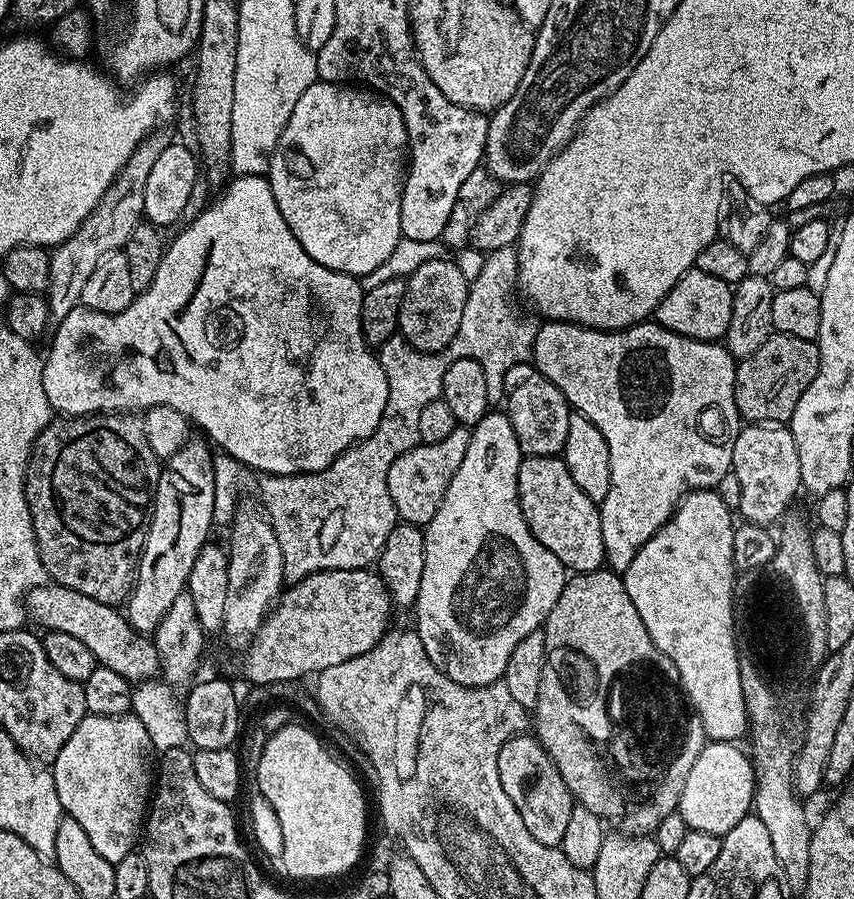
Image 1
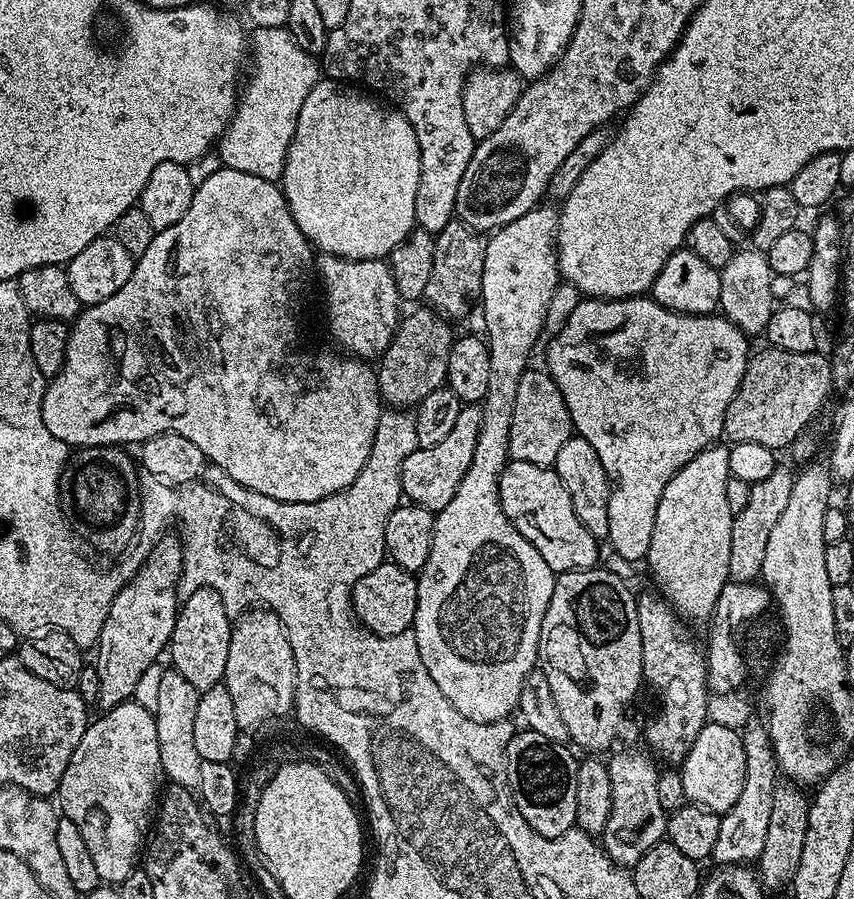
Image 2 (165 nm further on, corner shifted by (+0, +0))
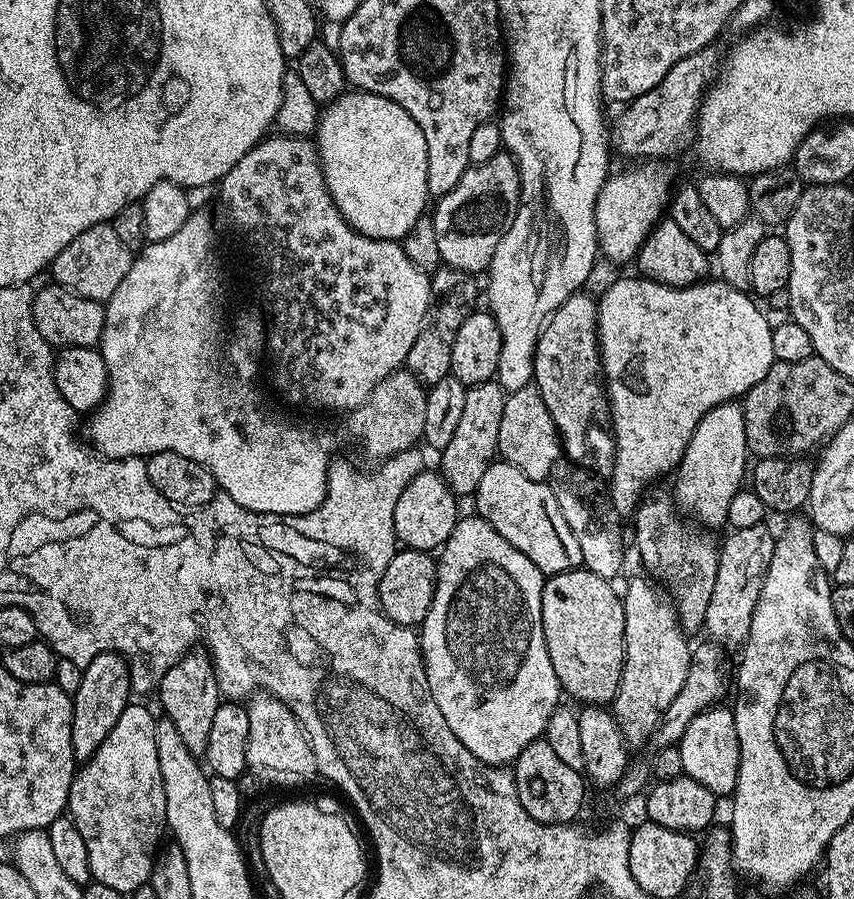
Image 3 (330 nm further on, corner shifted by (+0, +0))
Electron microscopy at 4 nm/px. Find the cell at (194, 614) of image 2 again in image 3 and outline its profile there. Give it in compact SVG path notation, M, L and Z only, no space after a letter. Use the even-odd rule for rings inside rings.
M189 654L181 658L160 680L158 697L164 707L163 715L170 722L174 722L174 730L186 742L186 750L197 758L203 757L206 742L210 740L210 725L214 723L214 714L222 702L220 687L212 669L211 659L207 655Z

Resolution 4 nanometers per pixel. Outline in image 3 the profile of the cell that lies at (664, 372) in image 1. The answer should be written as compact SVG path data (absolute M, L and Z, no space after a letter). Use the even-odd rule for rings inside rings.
M636 274L627 276L618 279L610 289L601 294L596 305L596 337L600 343L600 369L604 371L604 389L608 392L608 409L612 415L612 436L616 440L616 457L610 477L610 483L612 483L610 503L612 509L622 518L631 517L640 504L640 497L648 491L650 486L659 481L656 480L659 476L666 475L671 468L672 471L679 469L680 459L684 456L686 446L694 430L698 430L698 422L702 422L702 418L706 418L706 414L714 410L714 406L744 397L752 387L762 382L762 378L766 378L766 370L770 370L770 366L776 363L774 345L770 342L773 325L768 324L767 318L760 313L759 306L755 304L757 301L747 291L730 286L719 278L705 278L700 283L691 284L685 288L671 288L656 280L641 278Z

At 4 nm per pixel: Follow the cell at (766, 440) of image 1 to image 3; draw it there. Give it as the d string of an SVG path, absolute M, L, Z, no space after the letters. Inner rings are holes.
M767 523L758 526L731 529L728 537L720 544L720 561L718 562L718 579L714 582L714 595L710 598L710 606L706 606L706 618L703 631L709 632L711 639L725 650L739 649L750 634L750 622L754 618L754 610L758 606L758 598L762 590L762 582L766 578L766 570L772 561L776 536L768 529Z

